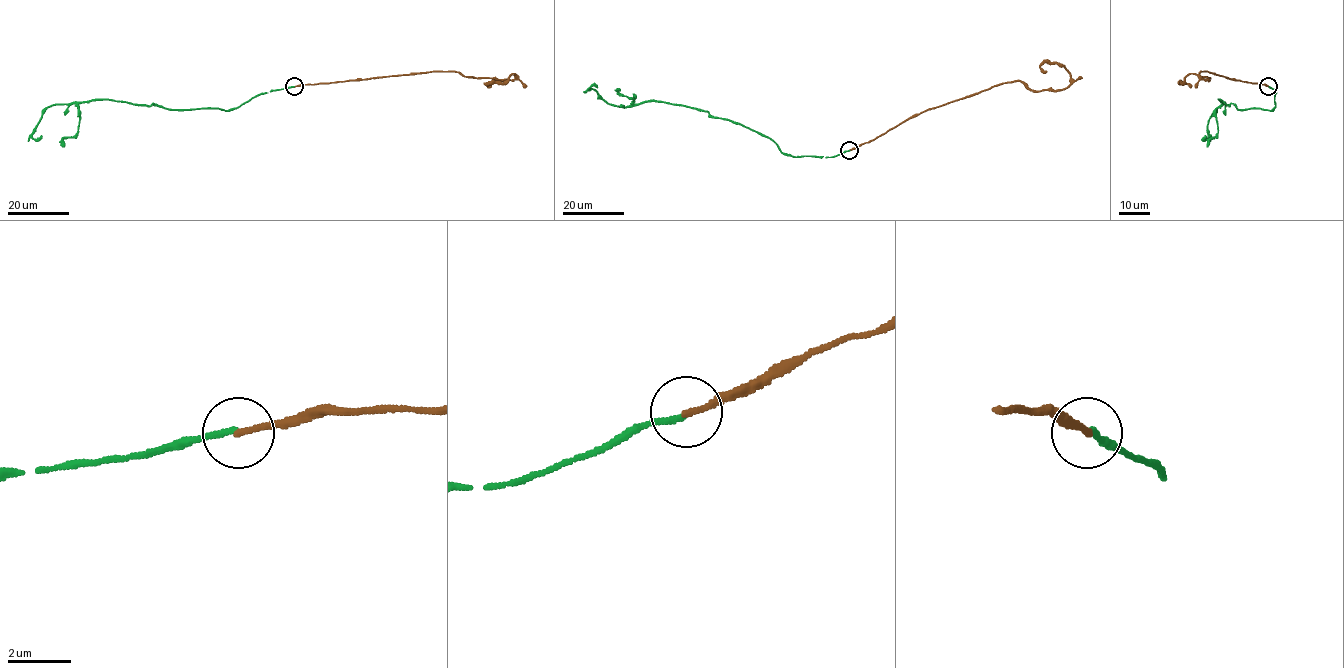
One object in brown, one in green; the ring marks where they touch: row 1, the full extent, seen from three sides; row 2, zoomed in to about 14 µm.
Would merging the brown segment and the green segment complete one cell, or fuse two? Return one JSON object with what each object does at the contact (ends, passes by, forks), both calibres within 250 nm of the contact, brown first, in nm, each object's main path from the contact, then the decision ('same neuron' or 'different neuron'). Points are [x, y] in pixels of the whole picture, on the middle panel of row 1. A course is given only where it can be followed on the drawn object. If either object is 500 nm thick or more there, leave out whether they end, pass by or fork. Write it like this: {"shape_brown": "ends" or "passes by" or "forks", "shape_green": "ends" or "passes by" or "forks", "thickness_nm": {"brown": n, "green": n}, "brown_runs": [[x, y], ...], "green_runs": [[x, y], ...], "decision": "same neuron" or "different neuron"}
{"shape_brown": "ends", "shape_green": "ends", "thickness_nm": {"brown": 190, "green": 200}, "brown_runs": [[849, 150], [1002, 83], [1020, 81], [1036, 91], [1070, 83], [1059, 64], [1044, 62], [1039, 66], [1046, 72]], "green_runs": [[849, 150], [794, 157], [769, 138], [706, 111], [661, 101], [612, 105], [594, 89], [587, 90], [597, 87]], "decision": "different neuron"}

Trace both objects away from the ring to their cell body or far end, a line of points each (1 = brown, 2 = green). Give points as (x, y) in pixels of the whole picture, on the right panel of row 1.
1: (1268, 86), (1202, 71), (1199, 75), (1208, 79), (1191, 73), (1180, 83), (1190, 87)
2: (1269, 86), (1276, 90), (1272, 110), (1238, 110), (1220, 99), (1225, 104), (1212, 114), (1206, 139), (1205, 135)

